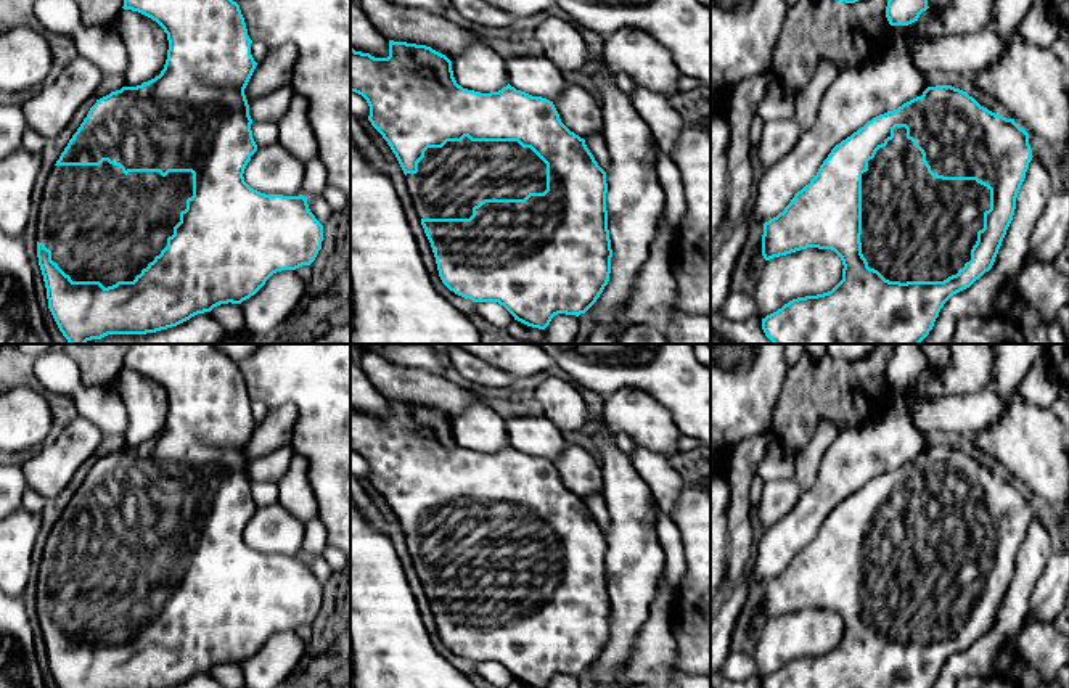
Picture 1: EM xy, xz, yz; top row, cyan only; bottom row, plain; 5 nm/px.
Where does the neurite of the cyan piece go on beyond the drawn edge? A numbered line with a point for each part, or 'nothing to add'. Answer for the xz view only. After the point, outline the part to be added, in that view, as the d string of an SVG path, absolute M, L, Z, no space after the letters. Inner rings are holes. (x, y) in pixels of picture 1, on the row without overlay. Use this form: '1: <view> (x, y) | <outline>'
1: xz (450, 540) | M447 502L442 508L428 508L416 534L405 535L407 548L420 579L469 579L473 567L484 559L524 559L529 553L547 550L547 524L518 502Z

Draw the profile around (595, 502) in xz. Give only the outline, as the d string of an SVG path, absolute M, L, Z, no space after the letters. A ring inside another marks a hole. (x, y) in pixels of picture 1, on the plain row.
M592 493L585 497L584 500L585 500L587 508L593 514L595 521L598 522L598 526L604 532L608 532L611 527L611 516L609 516L603 493Z

